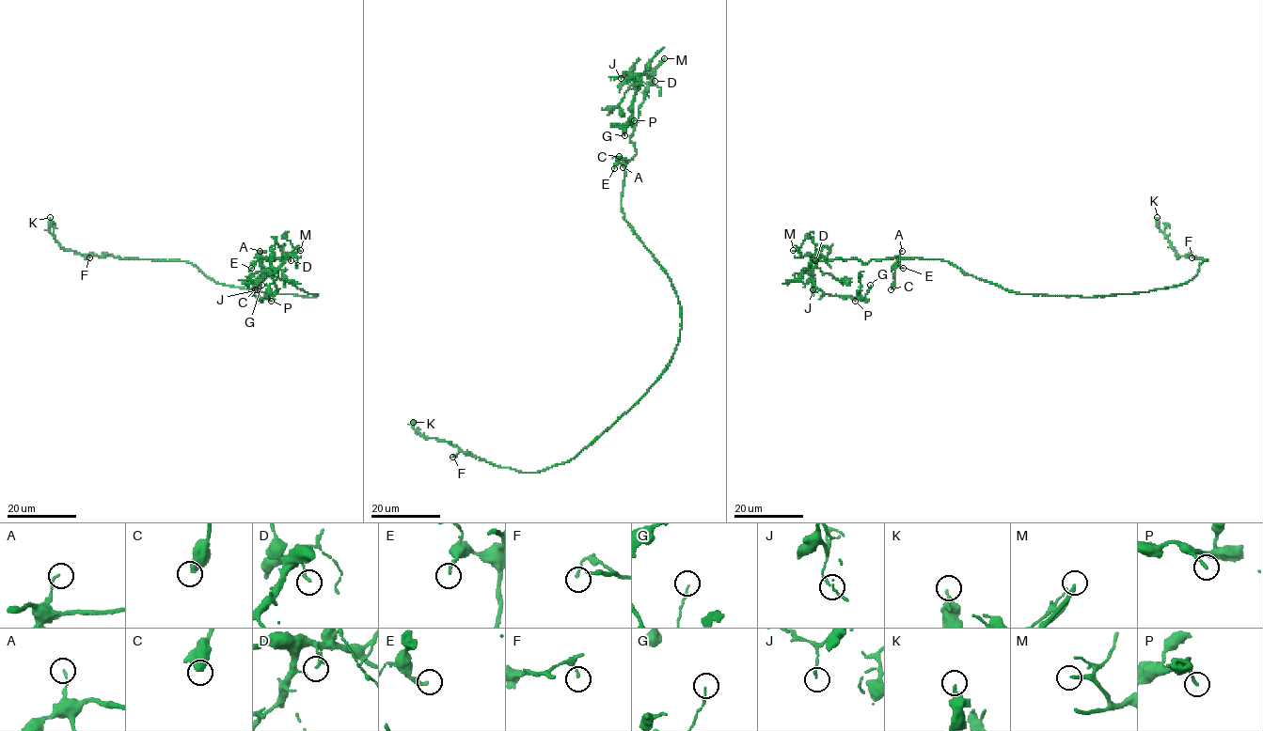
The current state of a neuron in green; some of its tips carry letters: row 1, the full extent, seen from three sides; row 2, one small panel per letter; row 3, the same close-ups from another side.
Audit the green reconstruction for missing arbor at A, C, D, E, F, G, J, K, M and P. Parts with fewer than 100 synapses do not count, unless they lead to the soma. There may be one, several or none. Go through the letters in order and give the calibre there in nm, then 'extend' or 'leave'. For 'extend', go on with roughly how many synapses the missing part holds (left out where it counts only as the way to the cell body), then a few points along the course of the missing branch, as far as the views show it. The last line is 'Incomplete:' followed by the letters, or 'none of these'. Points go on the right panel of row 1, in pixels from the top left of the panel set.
A: 100 nm | leave
C: 500 nm | leave
D: 160 nm | leave
E: 200 nm | leave
F: 120 nm | leave
G: 90 nm | leave
J: 150 nm | leave
K: 300 nm | leave
M: 200 nm | extend | (793, 250), (780, 244), (765, 227), (746, 184), (729, 160)
P: 150 nm | leave
Incomplete: M

